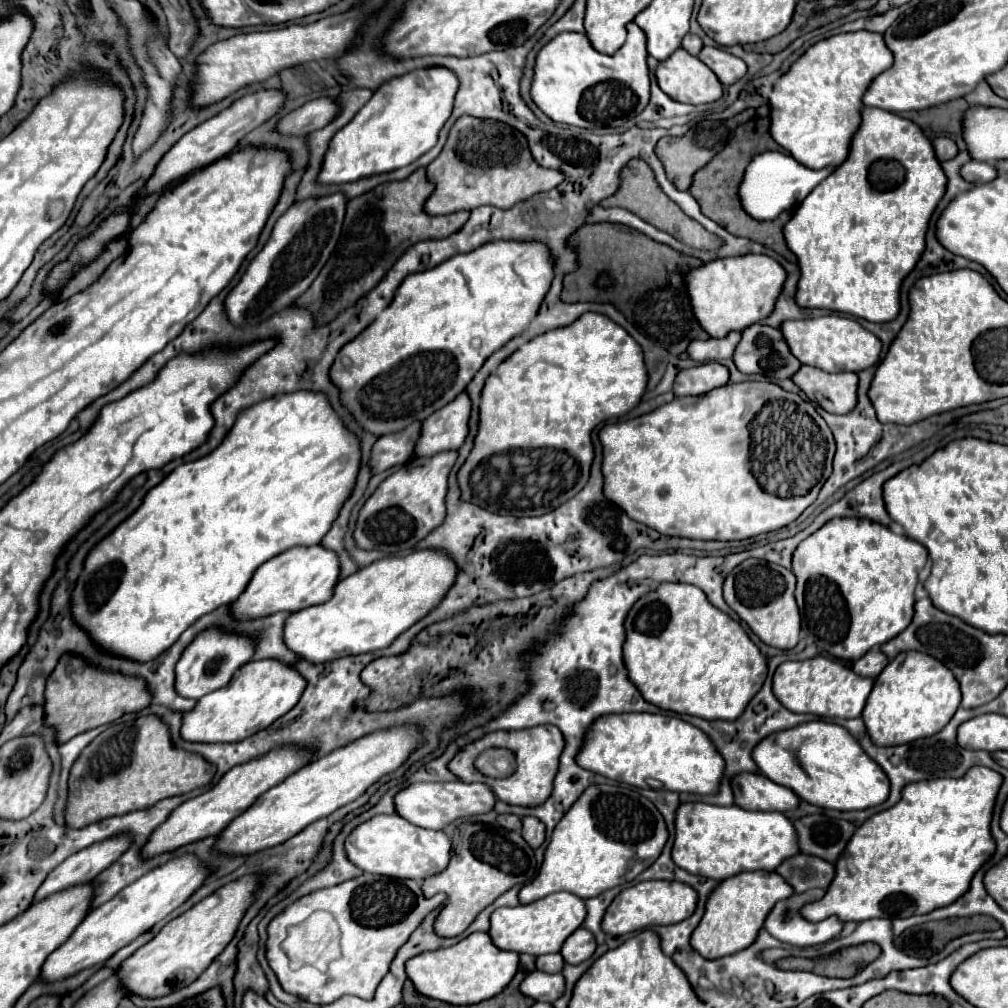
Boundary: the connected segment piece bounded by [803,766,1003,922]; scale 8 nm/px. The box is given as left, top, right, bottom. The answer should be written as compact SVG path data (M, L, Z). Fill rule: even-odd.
M975 766L963 778L939 778L913 782L903 788L901 800L855 830L845 854L837 860L835 878L827 894L803 906L803 916L811 922L821 922L829 916L839 916L843 922L863 922L871 918L909 918L929 914L937 908L949 906L961 898L971 886L975 872L995 854L995 840L991 836L993 808L997 802L1003 776L991 768Z

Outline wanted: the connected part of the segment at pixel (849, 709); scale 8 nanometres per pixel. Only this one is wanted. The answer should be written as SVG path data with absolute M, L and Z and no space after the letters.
M823 656L799 662L783 662L773 676L773 694L787 710L813 714L819 718L859 718L871 694L871 686L873 678L857 676L839 660Z

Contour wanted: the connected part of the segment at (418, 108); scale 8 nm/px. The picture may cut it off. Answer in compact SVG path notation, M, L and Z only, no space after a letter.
M439 66L413 70L383 82L359 114L333 136L319 182L343 184L411 164L437 144L439 132L451 116L457 90L457 74Z

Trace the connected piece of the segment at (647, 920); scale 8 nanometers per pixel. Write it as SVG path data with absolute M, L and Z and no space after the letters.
M639 882L631 888L625 888L607 908L603 918L603 930L611 936L623 936L637 932L647 926L677 924L687 920L697 906L697 892L683 882Z

